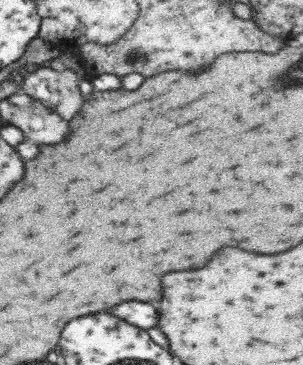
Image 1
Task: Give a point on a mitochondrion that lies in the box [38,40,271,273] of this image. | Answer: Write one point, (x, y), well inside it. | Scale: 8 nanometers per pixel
(134, 56)

